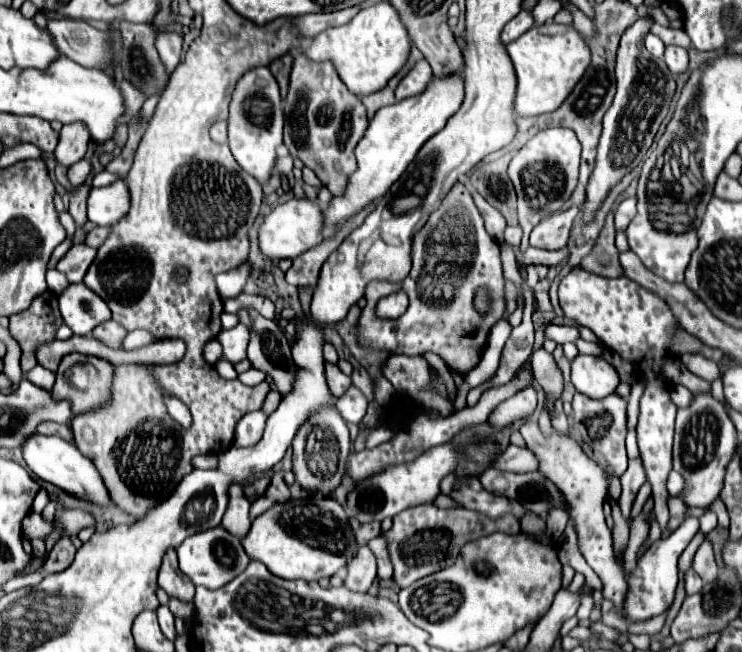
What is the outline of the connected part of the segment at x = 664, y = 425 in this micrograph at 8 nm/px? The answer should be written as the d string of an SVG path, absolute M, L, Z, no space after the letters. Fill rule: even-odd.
M574 268L568 276L562 278L558 296L560 306L568 318L590 328L602 344L618 352L624 360L632 362L636 374L642 376L644 380L644 394L640 398L640 420L636 436L646 478L652 484L654 512L658 516L660 528L664 528L668 522L666 478L672 470L672 436L676 418L676 406L670 398L670 390L666 388L664 364L672 358L674 334L682 330L682 324L672 314L668 302L660 294L628 280L626 276L602 278L596 274L588 274L582 268Z

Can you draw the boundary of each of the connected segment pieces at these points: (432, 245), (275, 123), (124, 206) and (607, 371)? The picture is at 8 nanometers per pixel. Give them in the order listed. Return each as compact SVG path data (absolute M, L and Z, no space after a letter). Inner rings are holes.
M456 184L446 196L440 210L436 210L426 226L416 232L412 242L412 270L400 284L368 284L366 306L358 320L358 344L366 350L384 356L406 354L422 356L432 352L440 356L454 376L464 378L478 366L482 352L488 346L490 328L504 318L504 278L500 266L500 250L496 240L484 230L484 222L474 206L472 194L464 184ZM478 286L488 286L494 294L492 312L488 316L476 314L472 298ZM404 290L410 306L396 320L374 318L378 298Z
M266 66L246 72L238 80L232 94L232 102L230 102L228 142L230 142L232 156L262 186L268 184L270 180L270 174L276 164L276 148L282 144L284 114L280 104L282 104L282 98L278 92L278 84Z
M126 180L104 188L92 188L88 196L88 220L96 226L114 226L130 210L130 192Z
M578 354L572 360L572 384L576 392L594 400L602 400L616 390L620 378L604 358Z

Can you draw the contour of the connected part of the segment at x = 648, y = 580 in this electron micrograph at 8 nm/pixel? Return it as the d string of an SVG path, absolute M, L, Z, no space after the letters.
M688 517L676 532L672 532L668 538L656 540L646 550L646 554L638 560L638 566L634 568L634 574L630 574L630 578L628 578L630 594L628 594L628 600L626 600L626 612L628 612L630 622L648 620L652 616L658 616L658 614L666 612L672 606L676 584L678 584L678 568L676 568L678 556L690 544L690 540L696 536L698 530L700 530L698 518Z

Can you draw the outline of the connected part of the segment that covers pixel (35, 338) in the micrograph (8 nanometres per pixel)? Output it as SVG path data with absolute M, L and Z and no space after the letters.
M54 292L38 296L26 312L10 316L10 334L22 346L22 372L26 374L34 364L34 346L52 342L56 330L62 326L58 300Z

